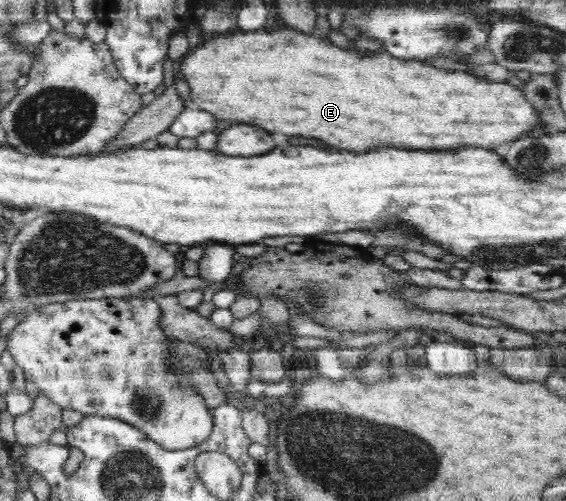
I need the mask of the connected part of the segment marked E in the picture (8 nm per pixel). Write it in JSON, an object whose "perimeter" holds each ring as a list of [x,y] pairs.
{"perimeter":[[[287,26],[271,31],[231,32],[211,38],[193,50],[183,60],[181,74],[195,92],[195,108],[213,114],[219,120],[253,124],[269,133],[281,132],[288,137],[317,138],[331,146],[356,152],[367,150],[371,140],[373,146],[415,150],[443,150],[443,146],[483,146],[493,150],[508,140],[522,138],[530,130],[546,128],[541,115],[525,99],[522,90],[507,82],[489,82],[463,71],[435,70],[421,61],[407,61],[385,52],[361,55],[359,51],[341,48],[325,38],[303,34]]]}

